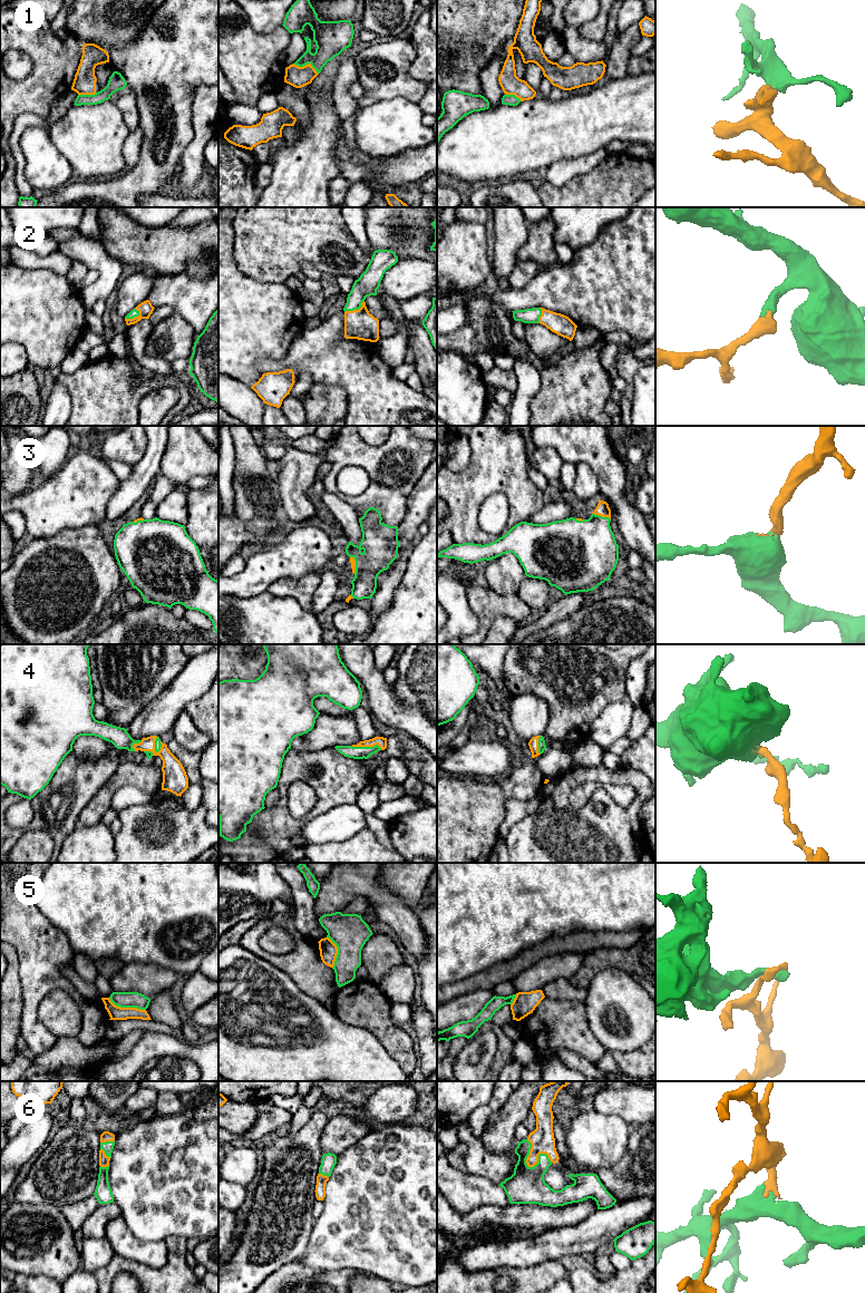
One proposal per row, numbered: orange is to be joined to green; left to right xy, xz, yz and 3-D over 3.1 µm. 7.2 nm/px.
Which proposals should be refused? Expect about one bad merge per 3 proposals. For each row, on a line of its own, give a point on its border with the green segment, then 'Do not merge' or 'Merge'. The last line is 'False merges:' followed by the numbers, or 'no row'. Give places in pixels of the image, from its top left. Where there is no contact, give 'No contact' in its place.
1: Touches green at xz (307, 64). Do not merge
2: Touches green at xz (356, 309). Merge
3: Touches green at yz (601, 516). Merge
4: Touches green at xz (367, 747). Merge
5: Touches green at xy (127, 1007). Do not merge
6: Touches green at yz (531, 1167). Merge
False merges: 1, 5

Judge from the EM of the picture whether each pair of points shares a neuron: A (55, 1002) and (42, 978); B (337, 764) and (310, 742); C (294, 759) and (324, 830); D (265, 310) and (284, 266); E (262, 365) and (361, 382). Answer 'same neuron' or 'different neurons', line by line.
A: different neurons
B: different neurons
C: different neurons
D: different neurons
E: same neuron

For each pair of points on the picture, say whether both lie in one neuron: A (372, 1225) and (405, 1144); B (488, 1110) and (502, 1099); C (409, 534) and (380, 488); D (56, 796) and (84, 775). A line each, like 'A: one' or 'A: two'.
A: one
B: one
C: two
D: one

